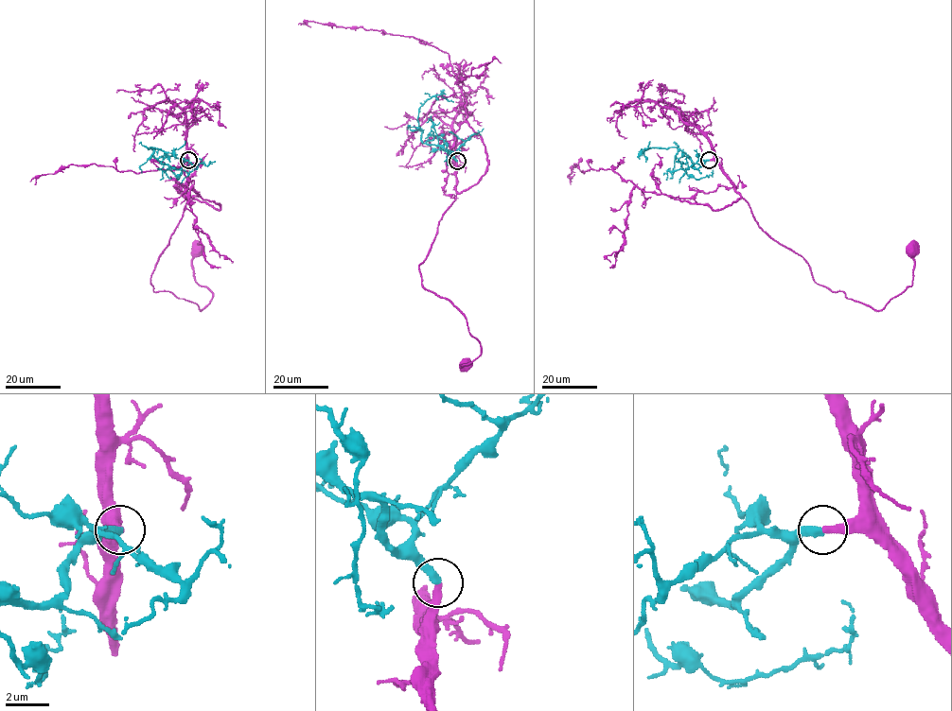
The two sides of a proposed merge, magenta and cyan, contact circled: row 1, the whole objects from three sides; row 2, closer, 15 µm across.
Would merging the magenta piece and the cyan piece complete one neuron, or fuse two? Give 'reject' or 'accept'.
accept

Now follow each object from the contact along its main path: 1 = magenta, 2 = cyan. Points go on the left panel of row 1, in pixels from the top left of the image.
1: (188, 160), (187, 201), (150, 284), (155, 292), (169, 291), (201, 310), (212, 293), (195, 279), (197, 250)
2: (188, 160), (175, 169), (158, 161), (152, 155), (152, 147), (149, 148), (173, 152), (185, 141)

